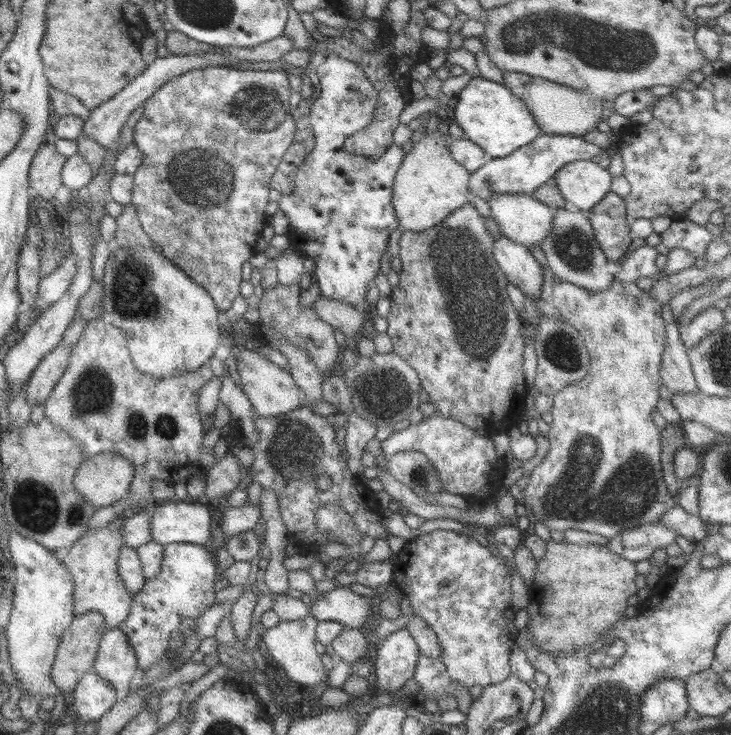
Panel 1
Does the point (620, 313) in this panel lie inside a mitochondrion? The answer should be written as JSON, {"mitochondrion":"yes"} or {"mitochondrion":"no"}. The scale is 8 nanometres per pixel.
{"mitochondrion":"no"}

